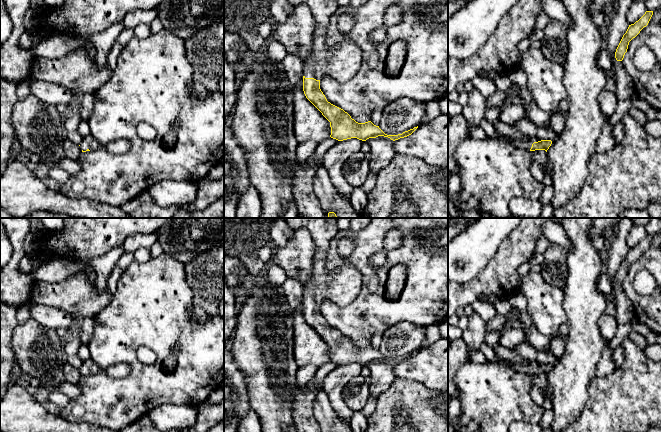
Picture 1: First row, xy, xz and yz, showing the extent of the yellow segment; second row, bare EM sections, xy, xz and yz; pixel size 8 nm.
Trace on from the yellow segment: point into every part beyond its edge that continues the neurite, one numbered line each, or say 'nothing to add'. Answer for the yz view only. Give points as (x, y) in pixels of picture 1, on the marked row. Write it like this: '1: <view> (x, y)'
1: yz (524, 145)

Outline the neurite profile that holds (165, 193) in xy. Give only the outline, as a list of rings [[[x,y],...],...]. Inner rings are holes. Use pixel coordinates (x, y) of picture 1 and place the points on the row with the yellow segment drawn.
[[[163,180],[155,183],[148,193],[154,202],[161,207],[185,207],[196,199],[198,185],[190,181]]]

